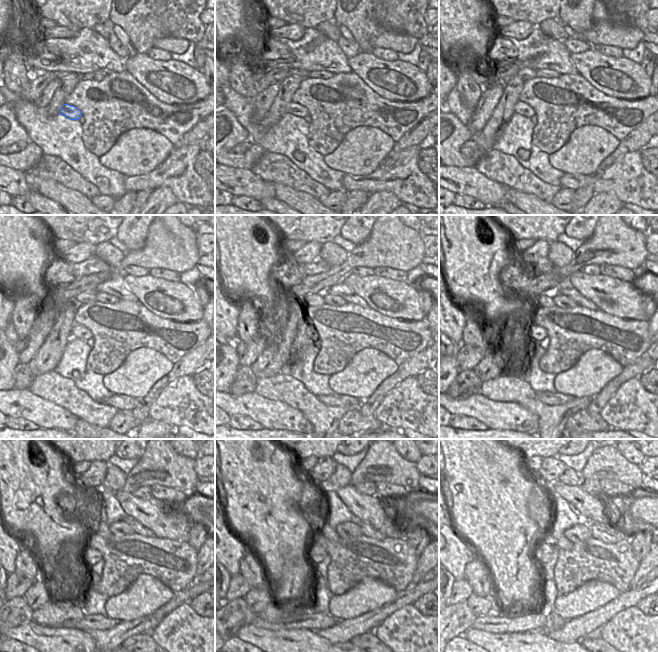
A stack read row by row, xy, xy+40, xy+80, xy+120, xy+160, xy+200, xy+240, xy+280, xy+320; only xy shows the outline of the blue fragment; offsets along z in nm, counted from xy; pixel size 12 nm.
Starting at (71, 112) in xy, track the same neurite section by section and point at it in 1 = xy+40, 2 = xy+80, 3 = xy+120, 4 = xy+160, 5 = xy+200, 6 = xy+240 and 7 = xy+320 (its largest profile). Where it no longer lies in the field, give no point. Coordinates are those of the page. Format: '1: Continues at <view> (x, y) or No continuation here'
1: Continues at xy+40 (295, 109)
2: Continues at xy+80 (521, 108)
3: Continues at xy+120 (78, 331)
4: Continues at xy+160 (310, 332)
5: Continues at xy+200 (536, 333)
6: Continues at xy+240 (90, 556)
7: Continues at xy+320 (544, 551)

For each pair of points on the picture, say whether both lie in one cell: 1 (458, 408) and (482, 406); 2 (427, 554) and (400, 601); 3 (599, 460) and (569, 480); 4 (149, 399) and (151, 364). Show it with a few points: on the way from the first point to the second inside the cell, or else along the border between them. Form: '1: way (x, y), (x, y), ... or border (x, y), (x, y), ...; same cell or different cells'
1: way (464, 407), (476, 406); same cell
2: border (422, 581), (411, 585); different cells
3: border (580, 472), (584, 478); different cells
4: border (167, 373), (140, 399); different cells

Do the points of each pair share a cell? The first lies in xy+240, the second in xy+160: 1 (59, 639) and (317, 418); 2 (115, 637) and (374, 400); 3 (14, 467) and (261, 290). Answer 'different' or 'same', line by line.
1: different
2: different
3: same

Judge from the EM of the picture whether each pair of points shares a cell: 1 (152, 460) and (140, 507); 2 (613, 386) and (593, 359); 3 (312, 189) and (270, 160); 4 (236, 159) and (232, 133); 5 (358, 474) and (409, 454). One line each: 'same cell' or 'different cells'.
1: different cells
2: different cells
3: same cell
4: same cell
5: different cells

